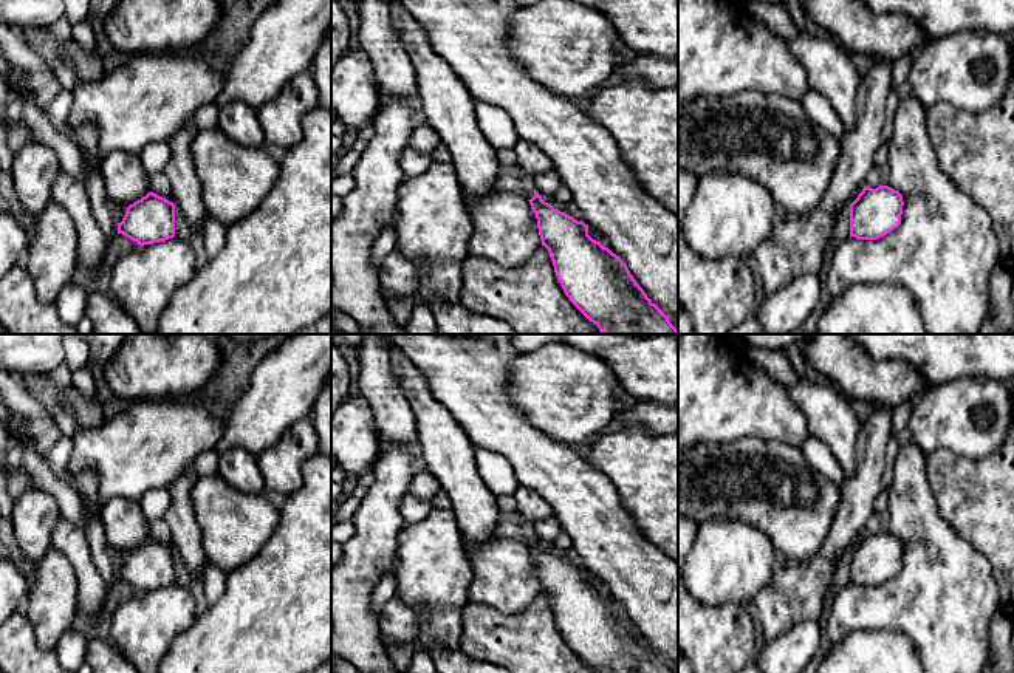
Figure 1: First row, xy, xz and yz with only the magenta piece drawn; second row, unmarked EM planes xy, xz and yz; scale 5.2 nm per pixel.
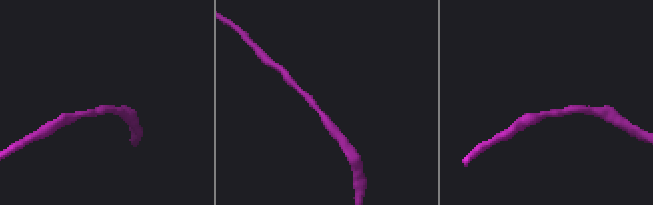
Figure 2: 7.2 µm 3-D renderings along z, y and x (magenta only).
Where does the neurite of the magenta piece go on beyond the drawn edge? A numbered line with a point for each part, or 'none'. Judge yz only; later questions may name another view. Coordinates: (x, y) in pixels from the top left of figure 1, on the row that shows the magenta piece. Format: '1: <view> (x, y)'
none

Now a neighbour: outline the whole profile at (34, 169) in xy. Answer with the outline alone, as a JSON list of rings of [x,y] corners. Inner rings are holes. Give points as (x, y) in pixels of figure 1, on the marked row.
[[[31,141],[14,155],[11,169],[17,200],[25,210],[39,217],[53,201],[53,186],[62,170],[57,155]]]

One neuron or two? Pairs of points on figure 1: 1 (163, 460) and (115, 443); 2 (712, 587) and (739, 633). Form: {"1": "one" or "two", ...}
{"1": "one", "2": "two"}

